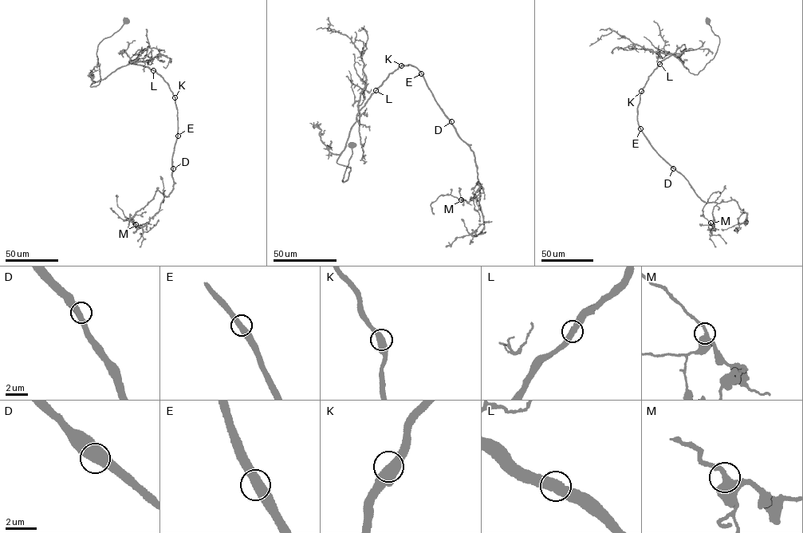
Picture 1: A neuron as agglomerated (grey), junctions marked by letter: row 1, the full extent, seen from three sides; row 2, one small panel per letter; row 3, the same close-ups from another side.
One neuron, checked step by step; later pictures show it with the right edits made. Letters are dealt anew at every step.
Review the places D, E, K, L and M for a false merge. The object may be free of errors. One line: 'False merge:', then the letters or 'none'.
False merge: none

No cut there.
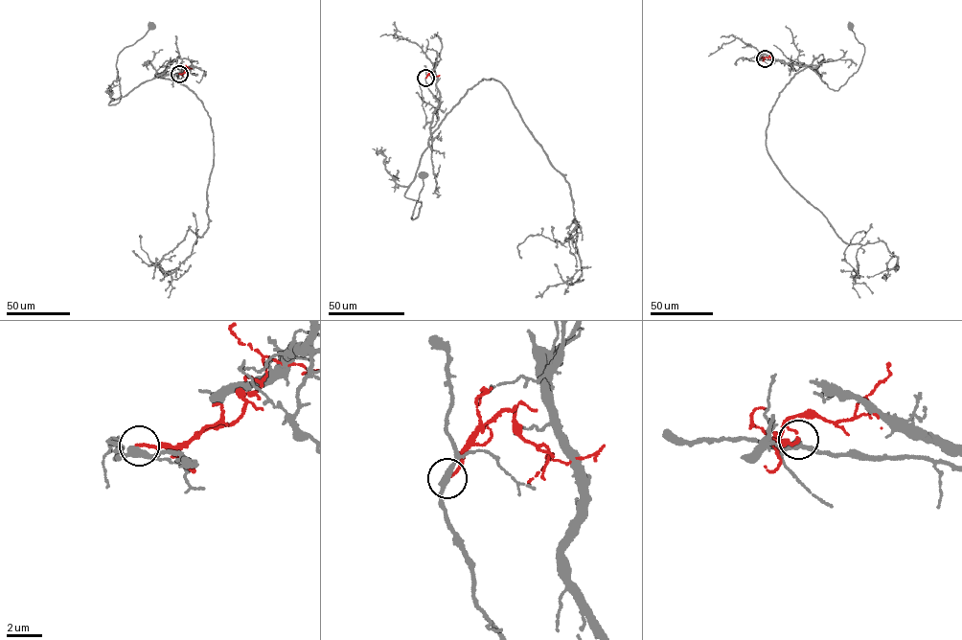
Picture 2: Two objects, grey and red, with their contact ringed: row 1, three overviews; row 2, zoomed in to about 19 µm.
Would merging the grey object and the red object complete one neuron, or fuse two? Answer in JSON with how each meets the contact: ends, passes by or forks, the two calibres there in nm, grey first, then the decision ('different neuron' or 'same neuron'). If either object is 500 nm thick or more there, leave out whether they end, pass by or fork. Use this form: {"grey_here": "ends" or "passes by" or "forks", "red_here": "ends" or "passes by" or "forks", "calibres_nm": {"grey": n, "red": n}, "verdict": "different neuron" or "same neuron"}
{"grey_here": "passes by", "red_here": "ends", "calibres_nm": {"grey": 360, "red": 180}, "verdict": "different neuron"}

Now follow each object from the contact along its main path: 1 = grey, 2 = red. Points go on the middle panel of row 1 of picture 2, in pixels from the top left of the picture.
1: (425, 78), (439, 103), (431, 148), (404, 195), (421, 202), (412, 219), (423, 175)
2: (425, 78), (431, 72), (435, 76), (439, 75)

